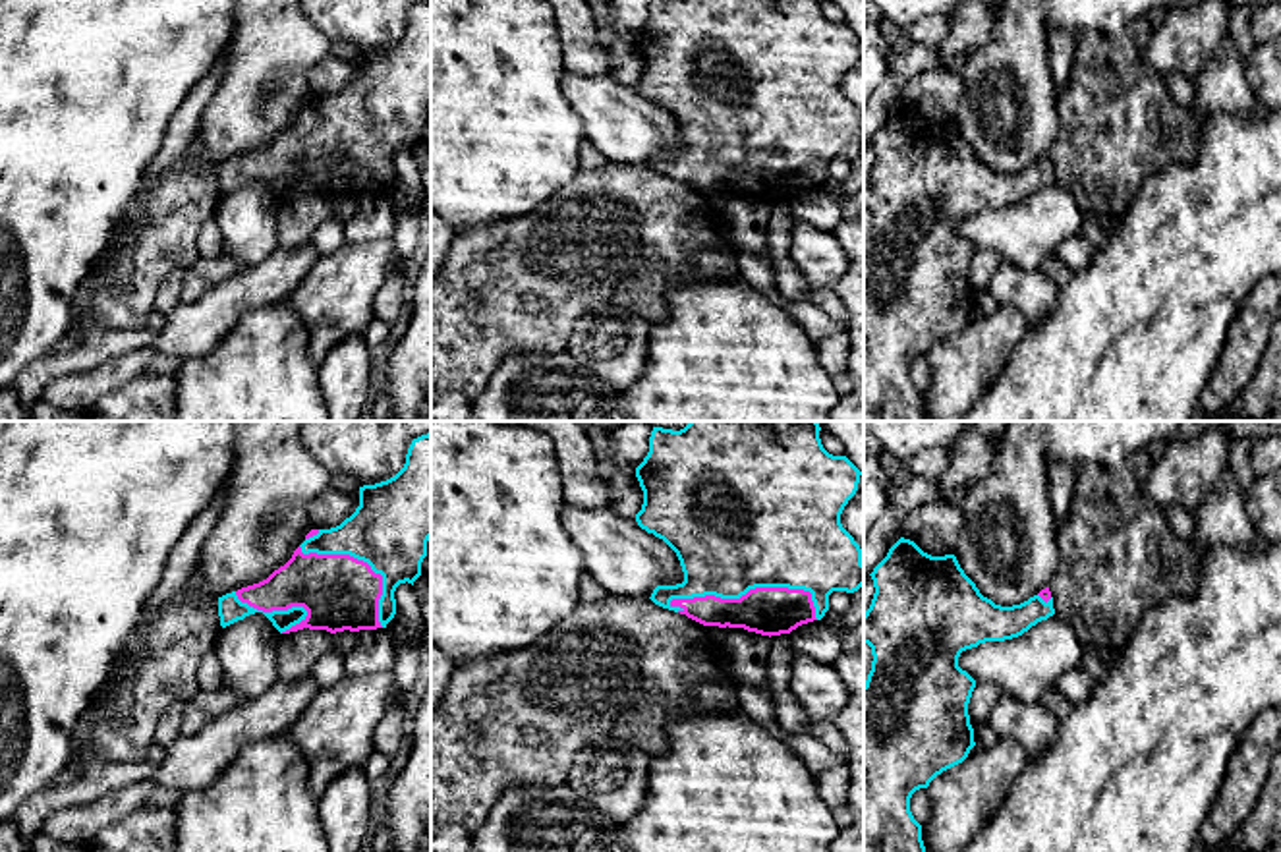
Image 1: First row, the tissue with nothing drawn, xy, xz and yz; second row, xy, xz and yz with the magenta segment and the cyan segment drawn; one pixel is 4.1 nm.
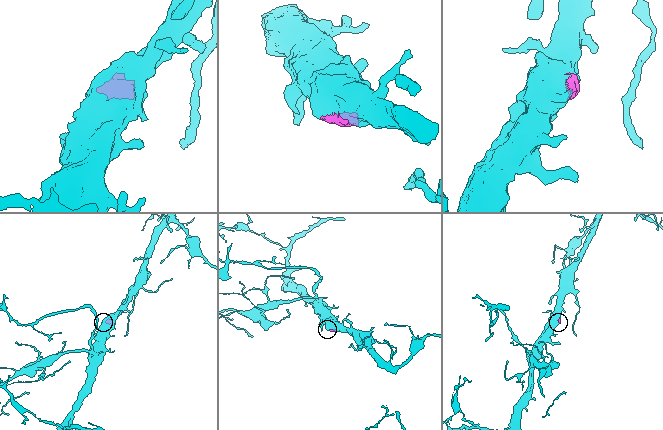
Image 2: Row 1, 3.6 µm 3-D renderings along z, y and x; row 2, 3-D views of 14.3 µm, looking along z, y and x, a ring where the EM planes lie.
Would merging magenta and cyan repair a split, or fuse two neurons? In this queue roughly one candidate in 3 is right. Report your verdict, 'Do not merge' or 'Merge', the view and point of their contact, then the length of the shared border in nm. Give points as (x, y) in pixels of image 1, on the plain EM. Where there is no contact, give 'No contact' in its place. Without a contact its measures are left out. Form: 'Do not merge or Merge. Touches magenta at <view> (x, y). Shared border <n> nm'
Merge. Touches magenta at xz (752, 157). Shared border 650 nm

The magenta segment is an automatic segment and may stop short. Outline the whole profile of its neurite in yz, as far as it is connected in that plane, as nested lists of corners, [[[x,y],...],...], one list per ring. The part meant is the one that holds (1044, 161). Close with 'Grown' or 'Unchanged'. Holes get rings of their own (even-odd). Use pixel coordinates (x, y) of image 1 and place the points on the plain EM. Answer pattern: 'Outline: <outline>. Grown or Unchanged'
Outline: [[[900,104],[869,141],[873,166],[864,180],[871,238],[864,251],[864,421],[925,421],[910,379],[916,357],[962,330],[976,313],[968,270],[976,247],[958,234],[962,218],[1022,203],[1055,182],[1049,155],[1012,174],[983,164],[954,122],[931,124]]]. Grown

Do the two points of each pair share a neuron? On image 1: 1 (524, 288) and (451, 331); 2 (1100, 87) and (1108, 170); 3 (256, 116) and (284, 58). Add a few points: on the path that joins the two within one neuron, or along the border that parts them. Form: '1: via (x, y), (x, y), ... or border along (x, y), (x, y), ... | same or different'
1: via (507, 288), (499, 288), (468, 319) | same
2: via (1108, 109), (1108, 149) | same
3: via (256, 103), (271, 72) | same

